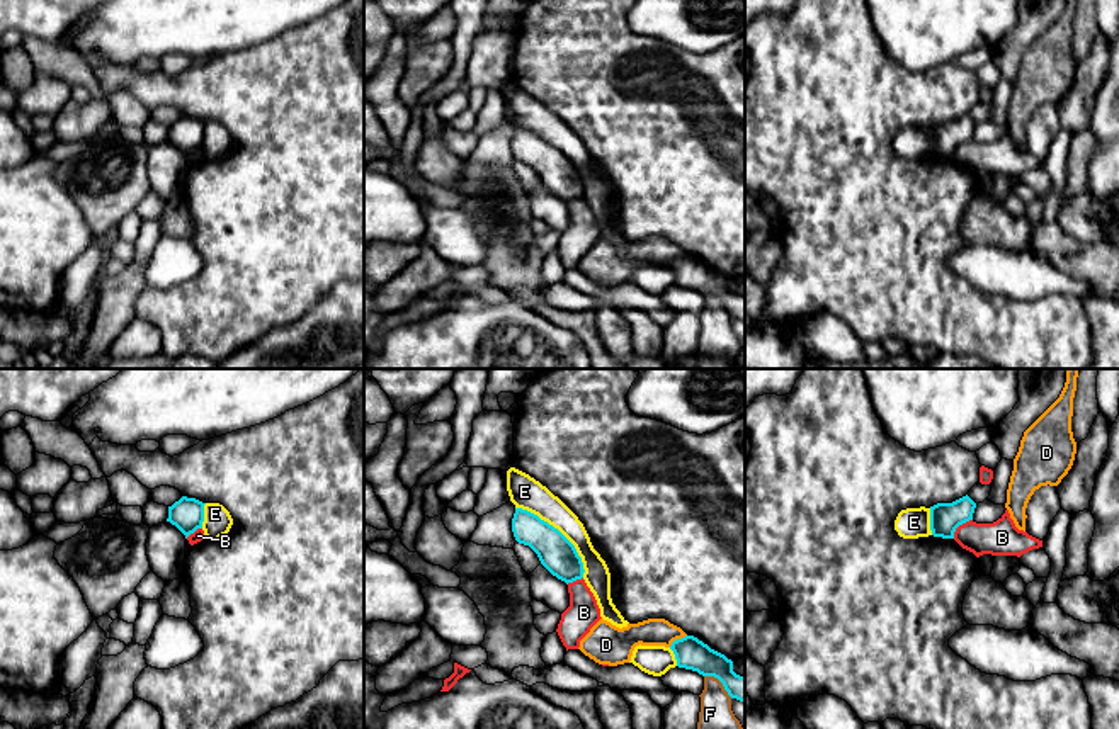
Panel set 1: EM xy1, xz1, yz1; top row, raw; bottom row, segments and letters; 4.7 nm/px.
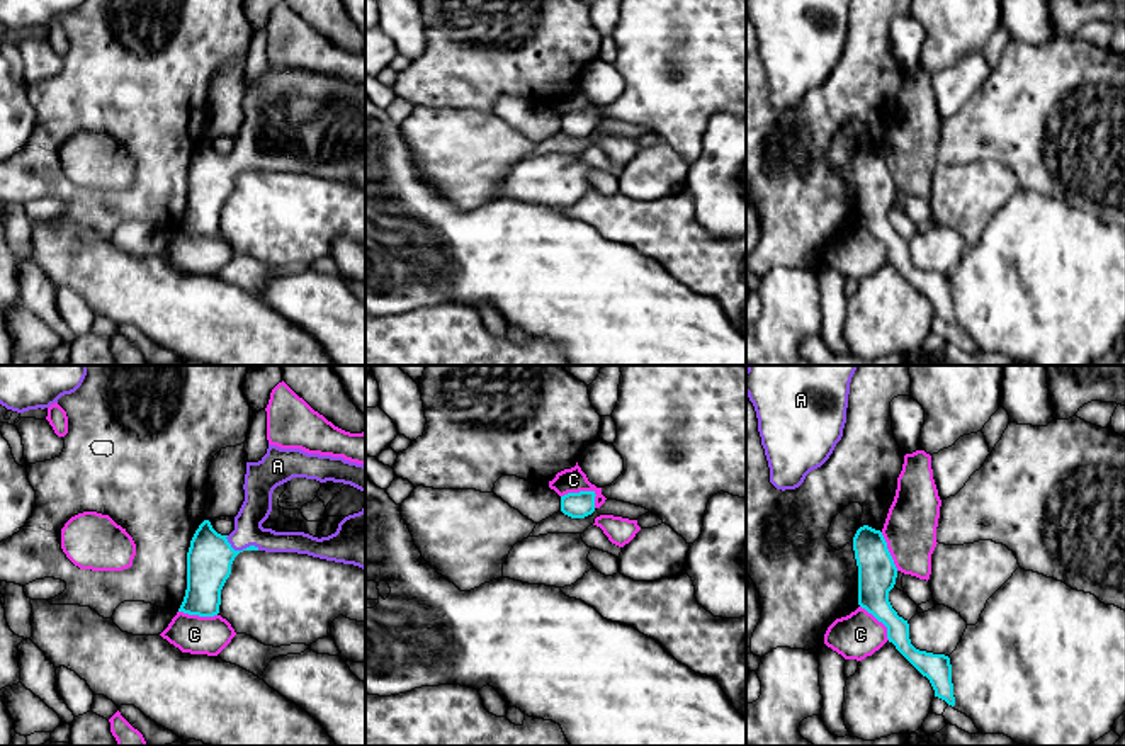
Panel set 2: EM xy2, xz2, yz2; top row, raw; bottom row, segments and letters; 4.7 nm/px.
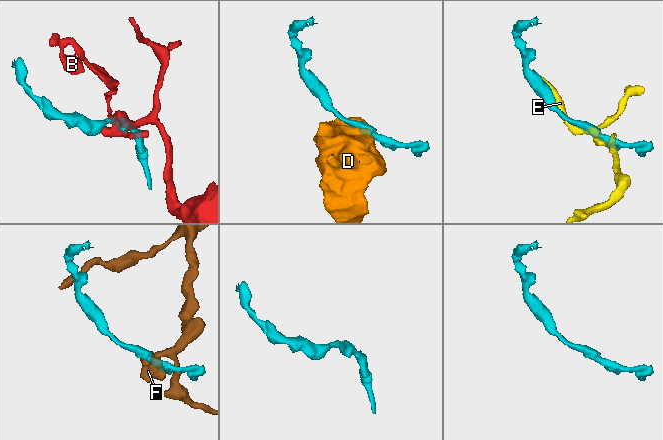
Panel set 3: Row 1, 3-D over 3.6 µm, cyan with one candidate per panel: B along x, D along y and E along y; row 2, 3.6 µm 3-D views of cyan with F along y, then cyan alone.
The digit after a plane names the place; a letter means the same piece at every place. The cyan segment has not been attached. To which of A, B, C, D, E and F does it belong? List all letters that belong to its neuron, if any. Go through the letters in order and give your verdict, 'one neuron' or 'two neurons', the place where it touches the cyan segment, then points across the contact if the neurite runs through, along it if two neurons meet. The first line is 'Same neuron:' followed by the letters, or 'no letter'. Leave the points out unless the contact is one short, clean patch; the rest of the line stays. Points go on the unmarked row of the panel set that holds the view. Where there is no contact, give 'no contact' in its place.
Same neuron: A
A: one neuron | xy2 (243, 169) | across xy2 (209, 177), (221, 169), (243, 169), (248, 138), (257, 124)
B: two neurons | yz1 (959, 143) | along yz1 (971, 138), (963, 141), (953, 157)
C: two neurons | xz2 (580, 111)
D: two neurons | xz1 (677, 259) | along xz1 (686, 254), (669, 265)
E: two neurons | xz1 (560, 152)
F: two neurons | xz1 (720, 299) | along xz1 (704, 294), (713, 294), (732, 316)

